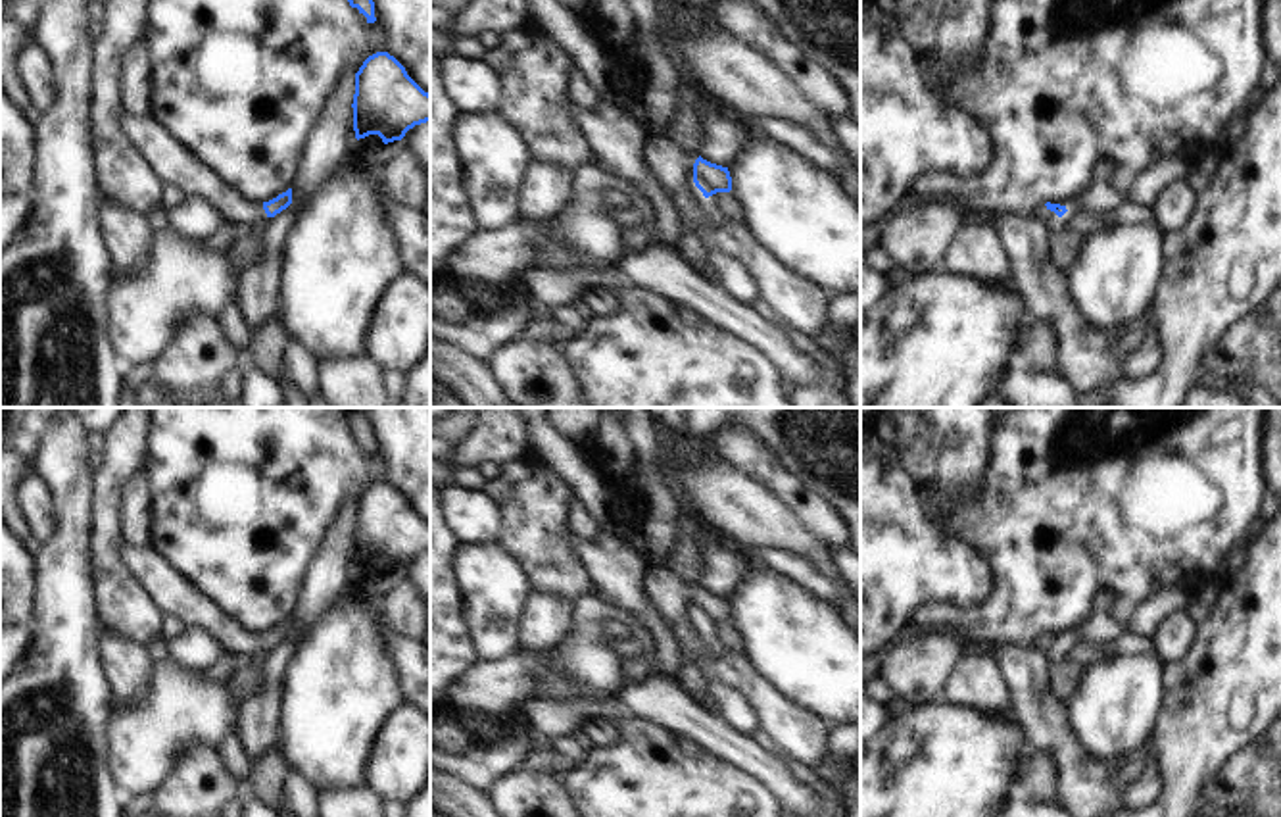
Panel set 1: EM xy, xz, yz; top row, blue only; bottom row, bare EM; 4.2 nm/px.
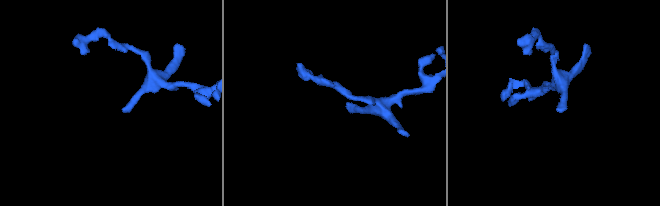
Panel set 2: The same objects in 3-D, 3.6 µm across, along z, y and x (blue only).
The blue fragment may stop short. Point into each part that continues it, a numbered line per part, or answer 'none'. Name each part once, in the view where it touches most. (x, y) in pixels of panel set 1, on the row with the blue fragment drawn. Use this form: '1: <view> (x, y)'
1: xz (669, 164)

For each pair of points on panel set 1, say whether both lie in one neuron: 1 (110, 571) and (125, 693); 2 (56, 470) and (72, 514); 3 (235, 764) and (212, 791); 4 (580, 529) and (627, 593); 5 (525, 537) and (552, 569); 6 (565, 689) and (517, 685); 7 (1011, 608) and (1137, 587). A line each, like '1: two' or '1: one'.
1: two
2: one
3: two
4: two
5: one
6: one
7: one

